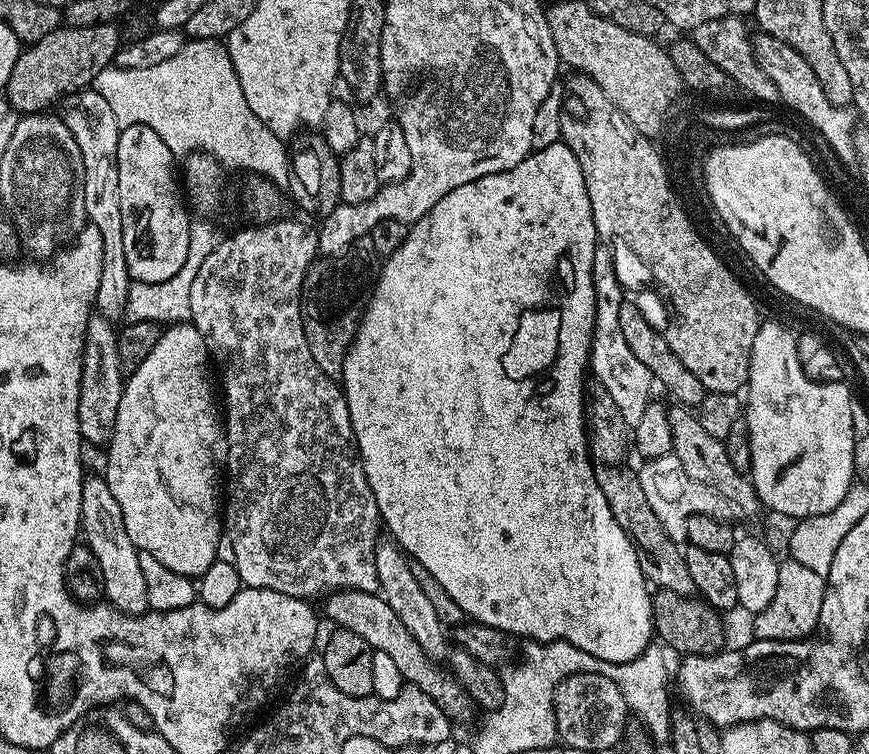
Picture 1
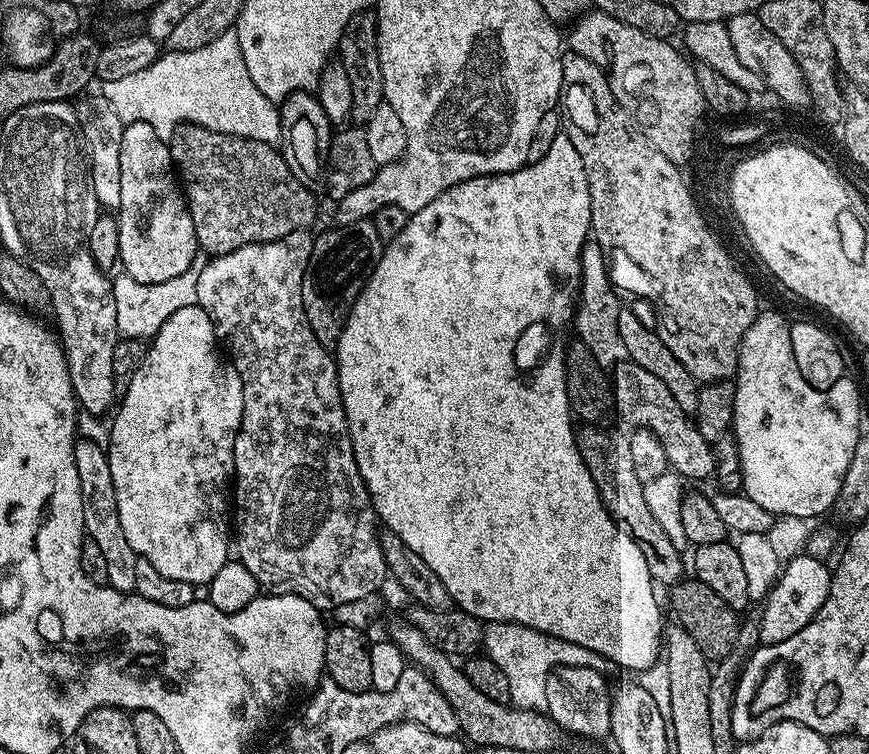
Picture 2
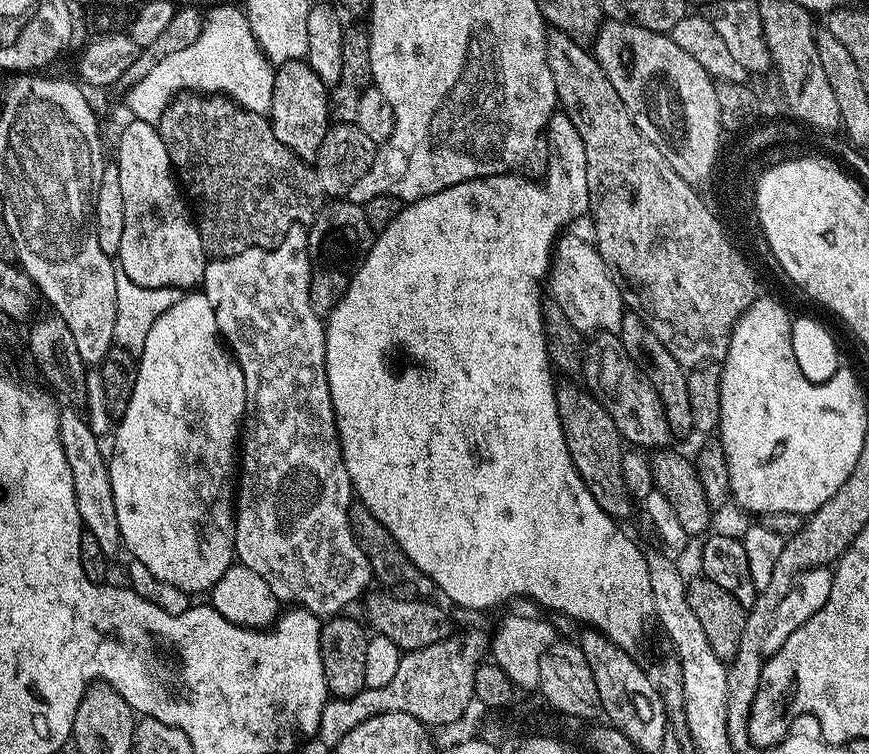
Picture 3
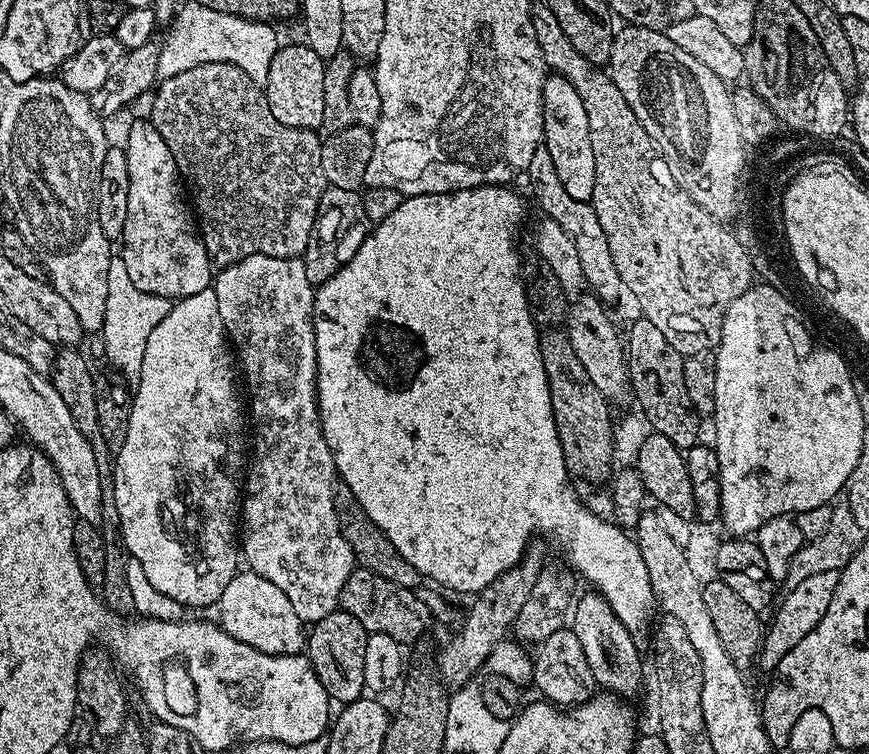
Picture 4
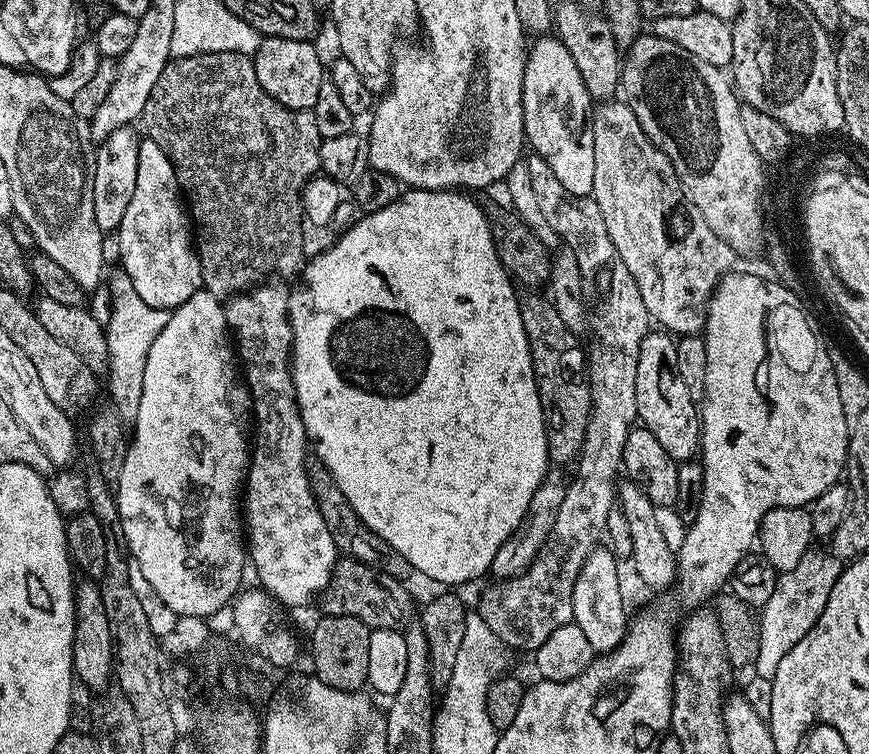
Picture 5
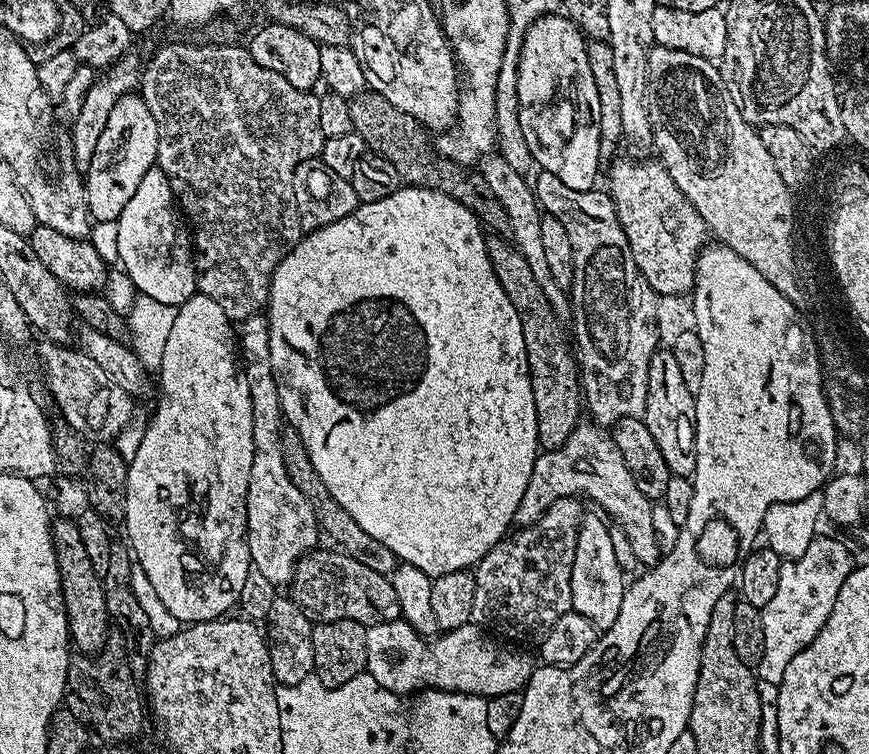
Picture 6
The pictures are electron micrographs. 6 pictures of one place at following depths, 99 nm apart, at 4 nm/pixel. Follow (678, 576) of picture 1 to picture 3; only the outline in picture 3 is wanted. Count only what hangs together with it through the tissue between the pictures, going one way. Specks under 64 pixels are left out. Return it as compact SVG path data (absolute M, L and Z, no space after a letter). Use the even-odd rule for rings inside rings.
M561 383L556 389L556 401L570 458L578 474L586 482L590 494L594 494L598 506L602 506L602 510L606 510L608 516L624 522L632 512L634 500L623 482L622 462L626 448L622 443L618 426L614 426L614 418L606 414L606 410L592 397L591 392L579 383L564 383L568 384Z

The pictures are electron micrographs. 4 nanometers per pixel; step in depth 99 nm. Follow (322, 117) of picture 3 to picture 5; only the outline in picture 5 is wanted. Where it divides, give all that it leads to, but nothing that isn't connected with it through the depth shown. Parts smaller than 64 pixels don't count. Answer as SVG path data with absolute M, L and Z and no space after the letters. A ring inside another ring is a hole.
M266 36L260 41L256 52L251 57L254 74L266 90L282 106L295 112L306 112L318 102L318 90L326 79L326 64L320 61L315 43L294 38Z

